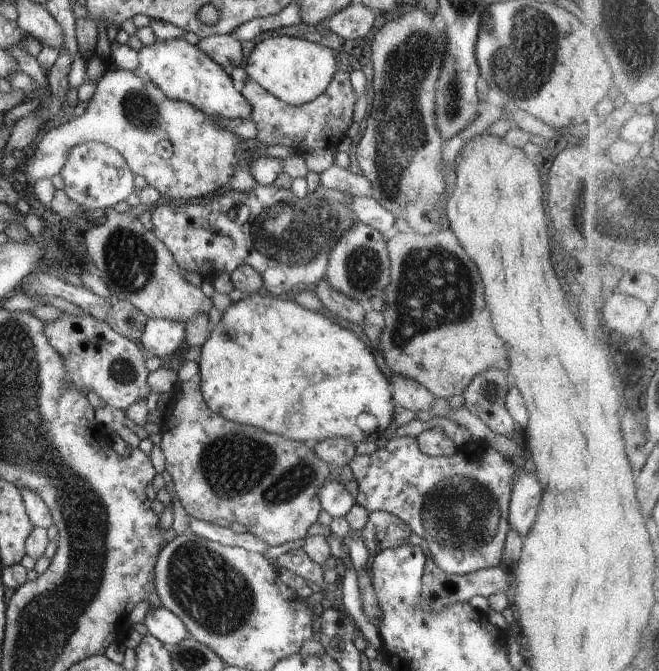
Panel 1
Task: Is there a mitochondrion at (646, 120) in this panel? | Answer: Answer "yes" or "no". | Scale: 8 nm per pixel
no

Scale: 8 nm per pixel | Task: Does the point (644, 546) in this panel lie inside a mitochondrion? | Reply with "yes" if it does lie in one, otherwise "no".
no

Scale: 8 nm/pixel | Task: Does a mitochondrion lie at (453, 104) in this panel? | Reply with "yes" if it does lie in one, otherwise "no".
yes

